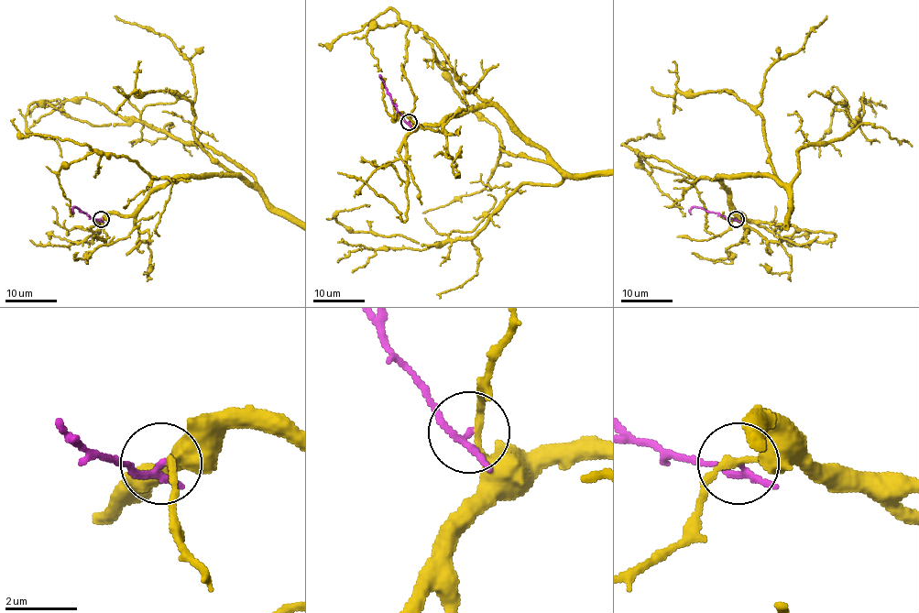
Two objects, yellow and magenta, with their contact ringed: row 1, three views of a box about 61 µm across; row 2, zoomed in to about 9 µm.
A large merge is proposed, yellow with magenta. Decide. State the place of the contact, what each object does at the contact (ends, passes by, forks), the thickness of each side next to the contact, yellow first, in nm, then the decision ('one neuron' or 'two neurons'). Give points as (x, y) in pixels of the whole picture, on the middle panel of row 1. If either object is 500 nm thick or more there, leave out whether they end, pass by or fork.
place (409, 122); yellow passes by; magenta passes by; calibres 180 and 150 nm; two neurons

